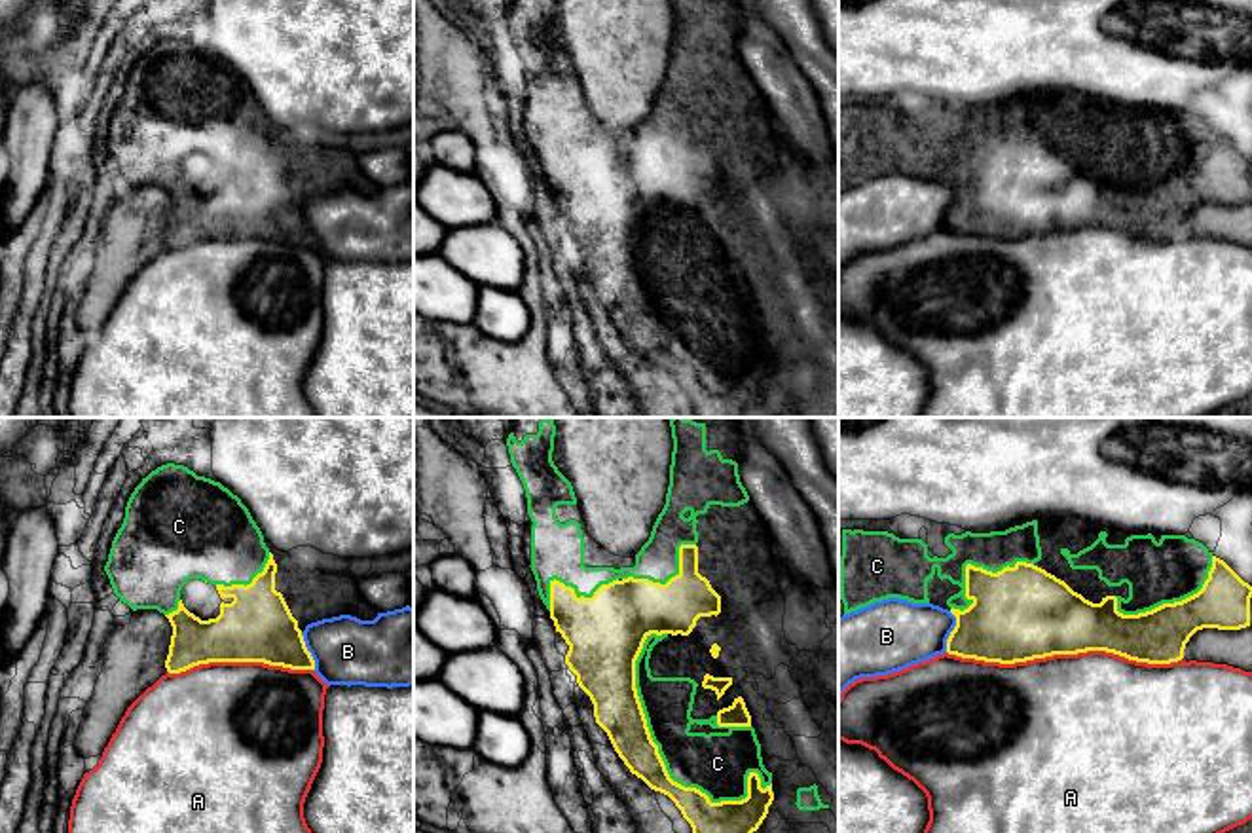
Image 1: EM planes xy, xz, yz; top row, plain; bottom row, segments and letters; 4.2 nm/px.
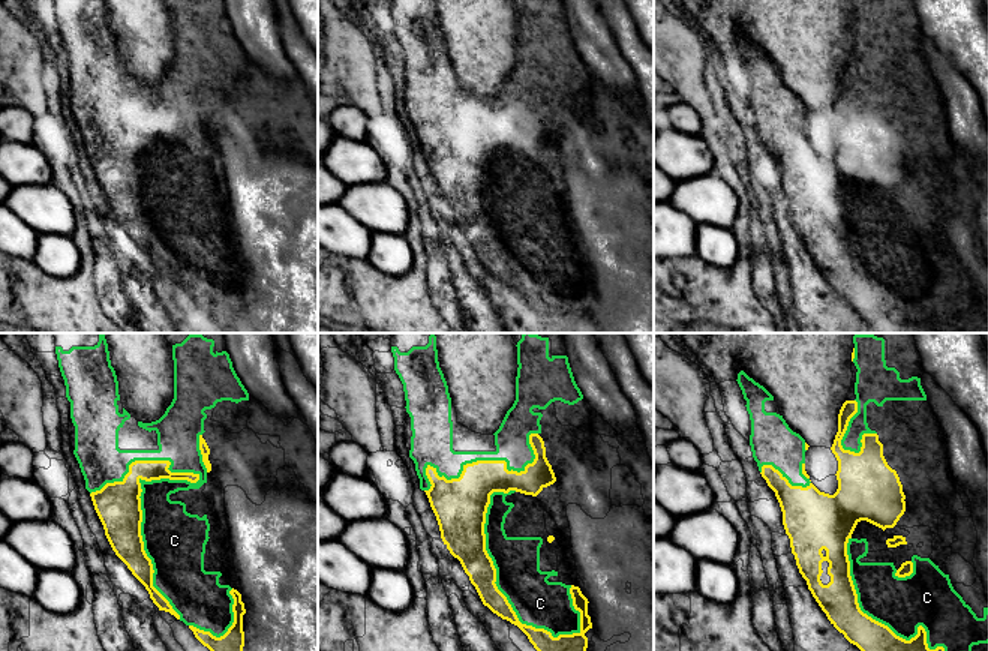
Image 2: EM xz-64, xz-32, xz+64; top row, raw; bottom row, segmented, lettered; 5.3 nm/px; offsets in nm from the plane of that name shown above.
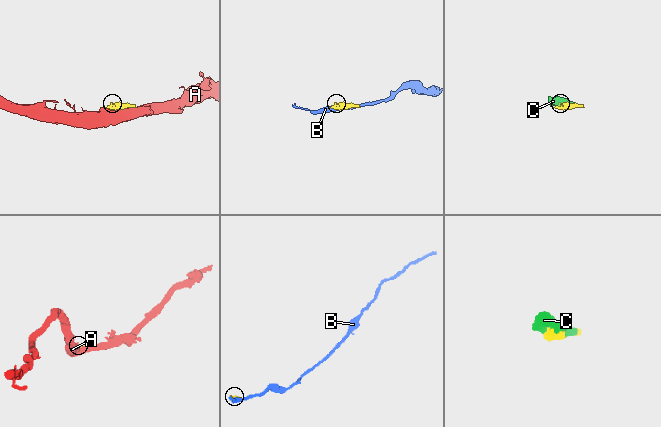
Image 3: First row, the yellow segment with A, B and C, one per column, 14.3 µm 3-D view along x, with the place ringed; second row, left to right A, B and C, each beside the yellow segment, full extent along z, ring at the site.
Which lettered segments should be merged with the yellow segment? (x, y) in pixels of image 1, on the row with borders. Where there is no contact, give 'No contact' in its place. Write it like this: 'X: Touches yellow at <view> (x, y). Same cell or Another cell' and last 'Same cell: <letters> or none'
A: Touches yellow at yz (1065, 653). Another cell
B: Touches yellow at yz (951, 632). Another cell
C: Touches yellow at xz (664, 767). Same cell
Same cell: C

